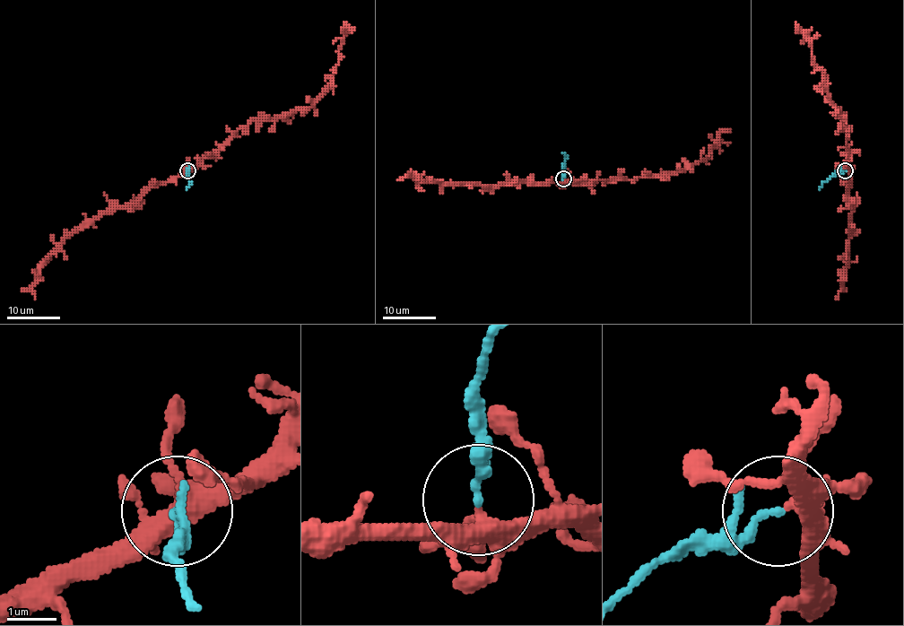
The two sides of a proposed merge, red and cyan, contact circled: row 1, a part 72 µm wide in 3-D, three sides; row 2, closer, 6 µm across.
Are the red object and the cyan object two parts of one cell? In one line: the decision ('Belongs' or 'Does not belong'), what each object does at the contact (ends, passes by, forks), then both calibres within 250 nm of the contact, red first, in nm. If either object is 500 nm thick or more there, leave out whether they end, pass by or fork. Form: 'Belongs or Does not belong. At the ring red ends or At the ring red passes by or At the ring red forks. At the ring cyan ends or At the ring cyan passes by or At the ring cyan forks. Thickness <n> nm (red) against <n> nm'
Does not belong. At the ring red forks. At the ring cyan ends. Thickness 320 nm (red) against 190 nm

